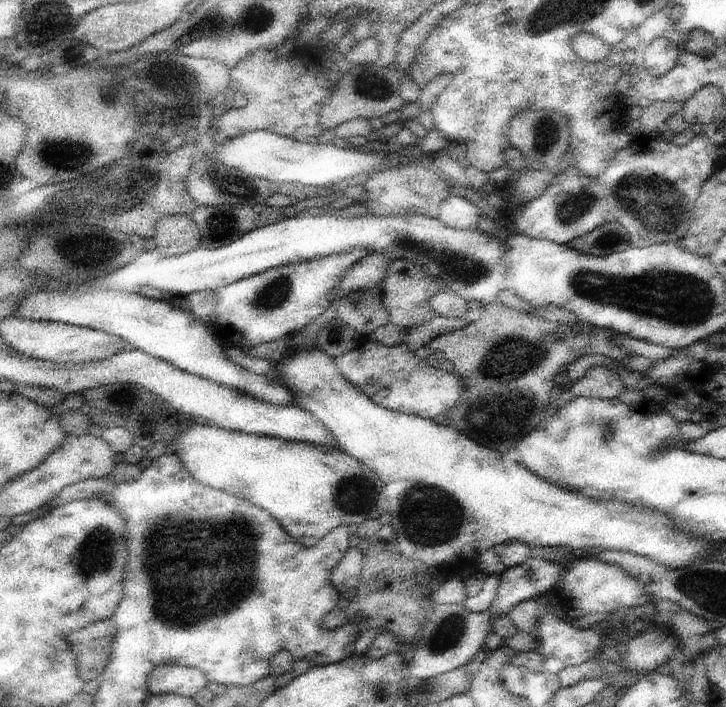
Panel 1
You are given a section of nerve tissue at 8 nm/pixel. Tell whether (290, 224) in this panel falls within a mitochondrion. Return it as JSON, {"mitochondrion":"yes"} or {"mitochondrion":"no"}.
{"mitochondrion":"no"}

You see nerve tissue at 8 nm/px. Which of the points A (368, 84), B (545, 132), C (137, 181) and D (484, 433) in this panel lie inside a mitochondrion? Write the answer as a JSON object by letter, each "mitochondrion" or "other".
{"A":"mitochondrion","B":"mitochondrion","C":"mitochondrion","D":"other"}

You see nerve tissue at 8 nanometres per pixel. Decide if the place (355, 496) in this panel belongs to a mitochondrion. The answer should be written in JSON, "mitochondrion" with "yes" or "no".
{"mitochondrion":"yes"}

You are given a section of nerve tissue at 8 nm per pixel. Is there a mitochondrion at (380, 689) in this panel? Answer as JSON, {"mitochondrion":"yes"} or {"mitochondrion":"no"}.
{"mitochondrion":"yes"}

